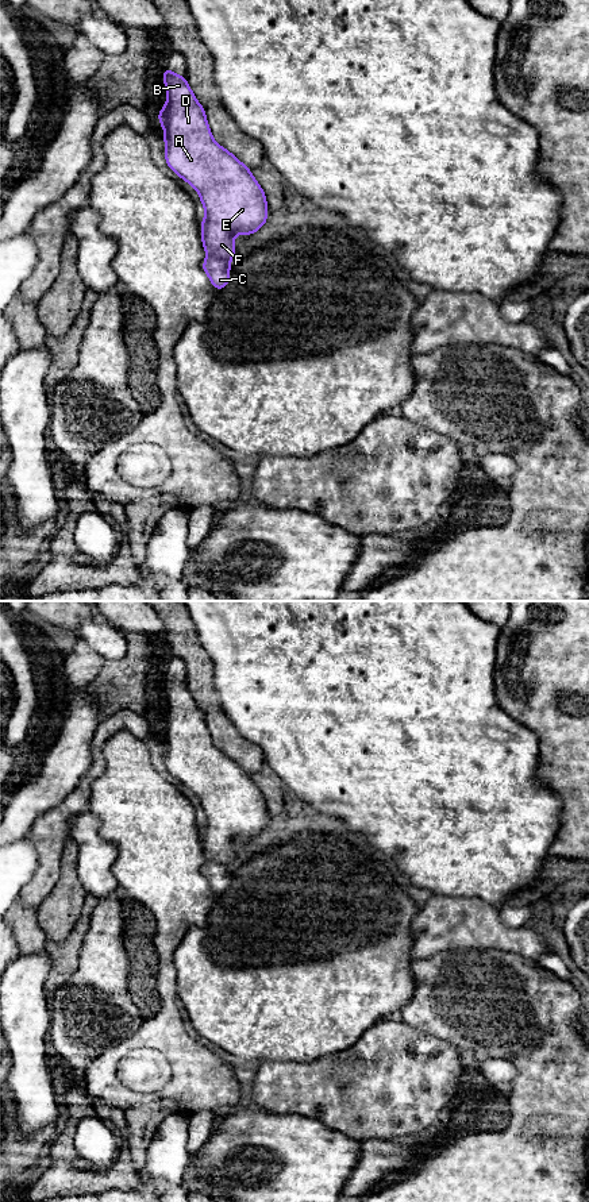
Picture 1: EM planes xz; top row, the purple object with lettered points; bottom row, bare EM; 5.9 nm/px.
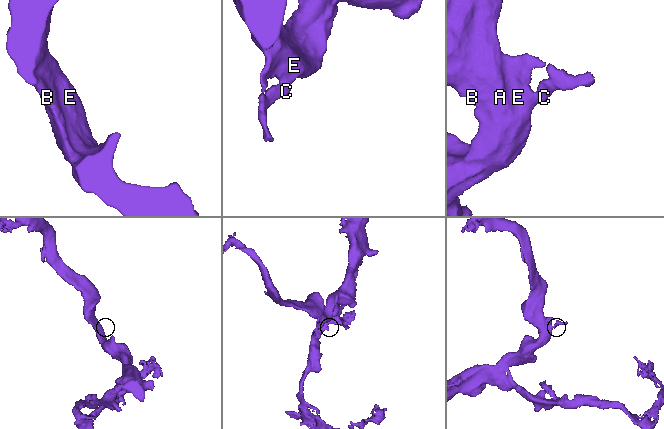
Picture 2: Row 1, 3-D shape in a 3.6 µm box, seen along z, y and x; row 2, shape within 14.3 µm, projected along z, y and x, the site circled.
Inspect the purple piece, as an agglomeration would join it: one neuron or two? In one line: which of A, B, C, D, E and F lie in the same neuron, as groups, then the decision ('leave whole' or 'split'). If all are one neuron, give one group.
groups A B C D E F; leave whole

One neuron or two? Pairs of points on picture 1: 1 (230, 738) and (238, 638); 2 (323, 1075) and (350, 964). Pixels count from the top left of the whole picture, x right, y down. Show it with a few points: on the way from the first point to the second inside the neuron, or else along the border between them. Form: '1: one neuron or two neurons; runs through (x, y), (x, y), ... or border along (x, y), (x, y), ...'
1: two neurons; border along (216, 692), (220, 708), (251, 744)
2: two neurons; border along (357, 1040), (343, 1050), (297, 1063)

